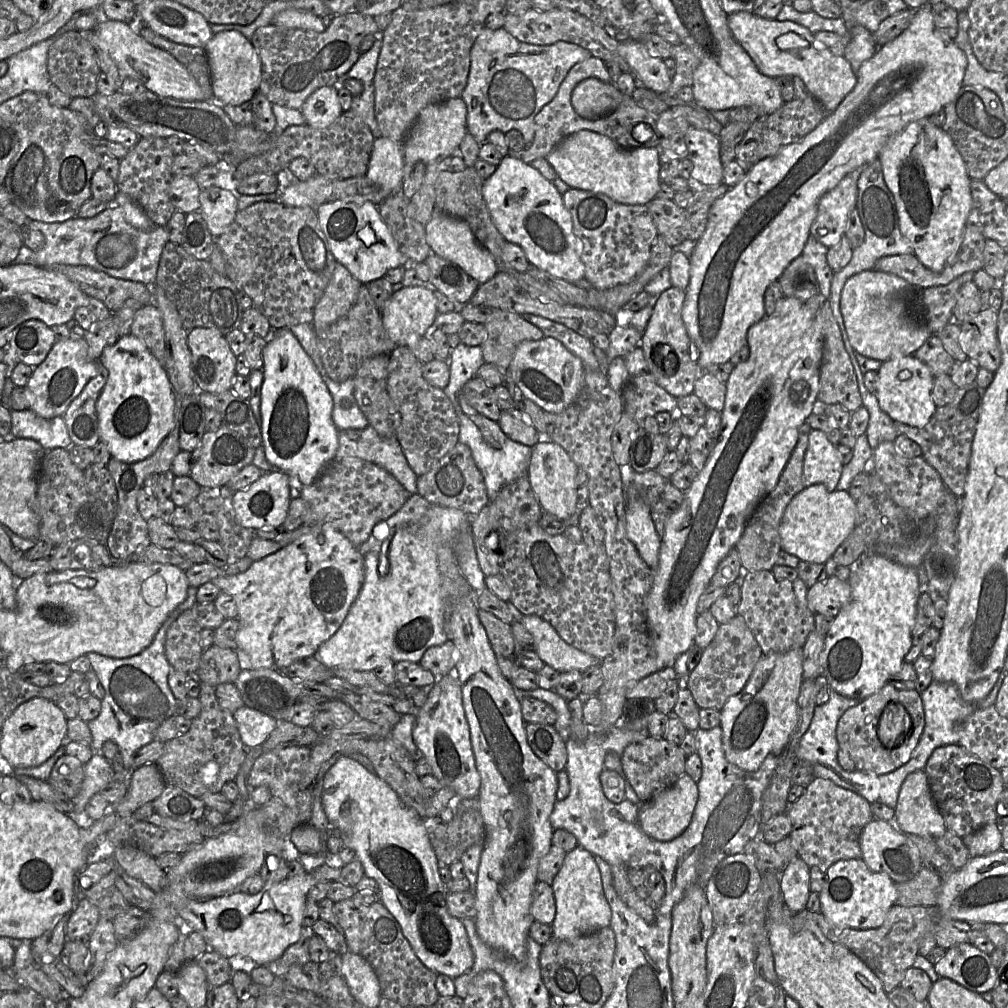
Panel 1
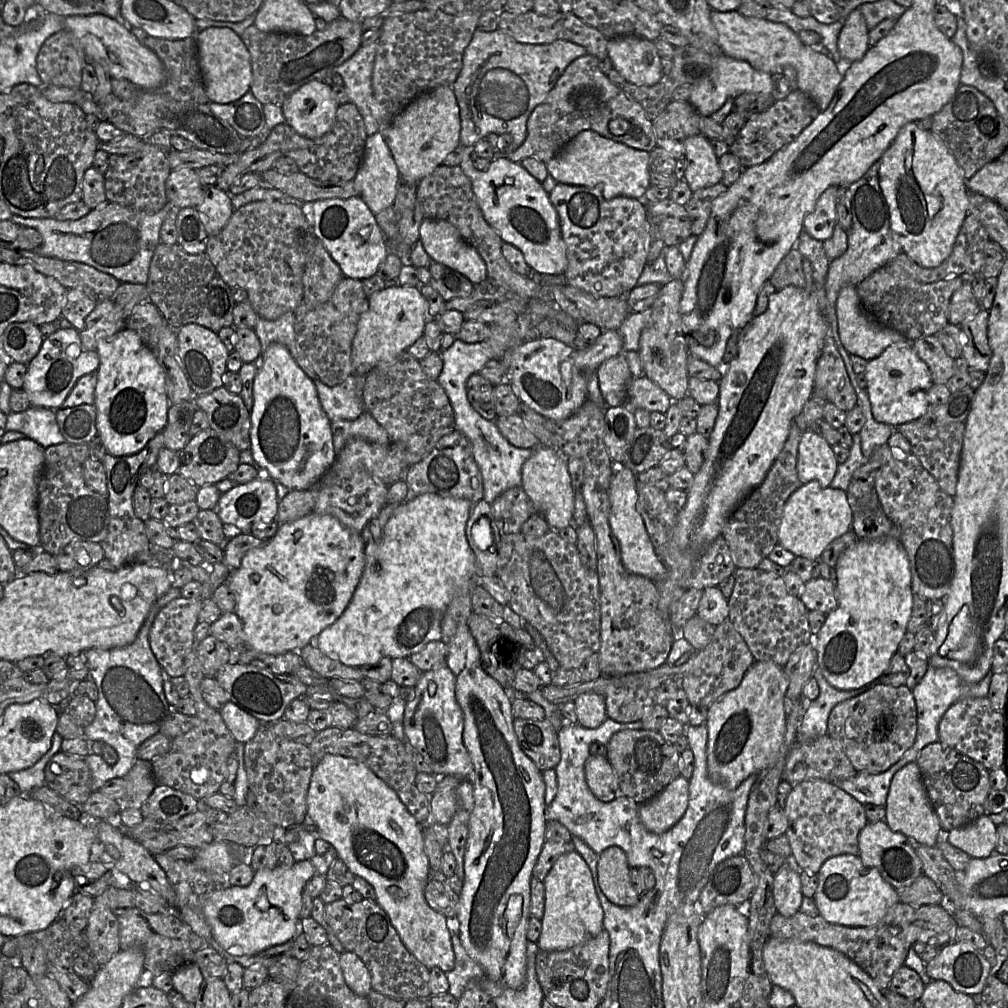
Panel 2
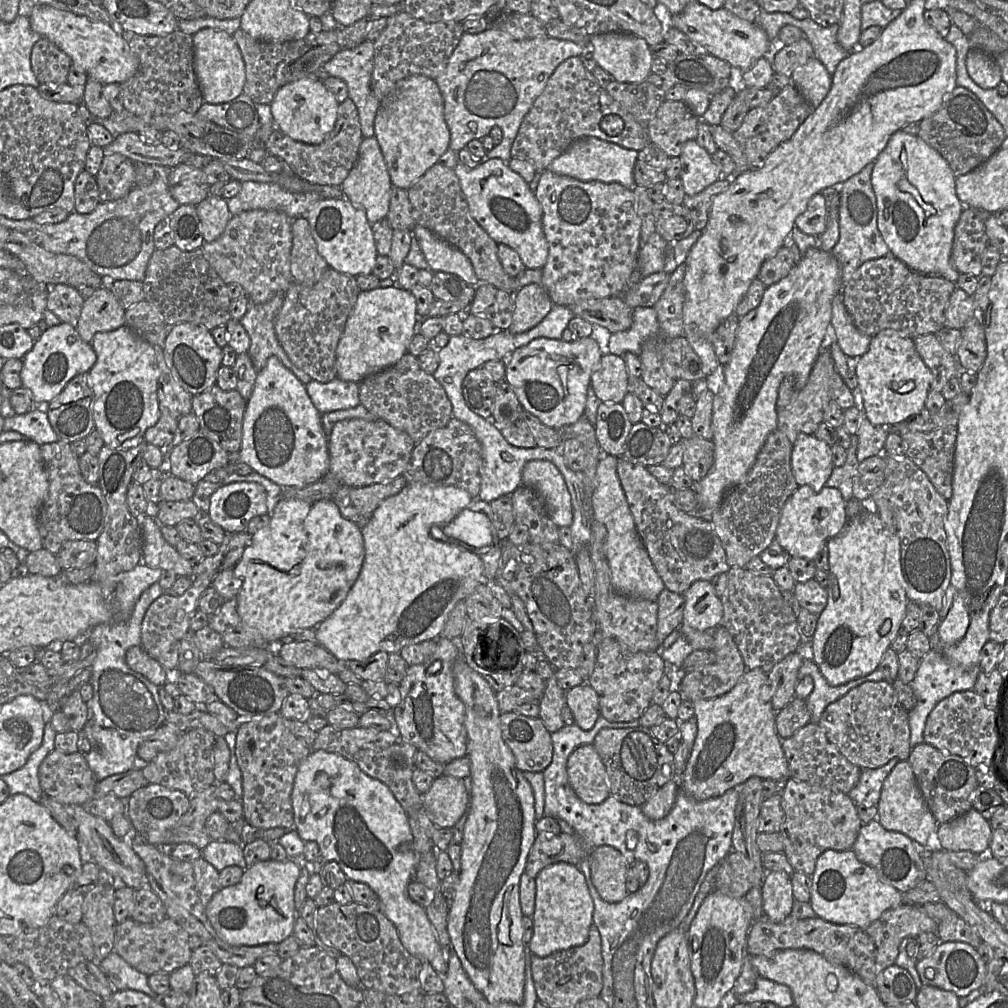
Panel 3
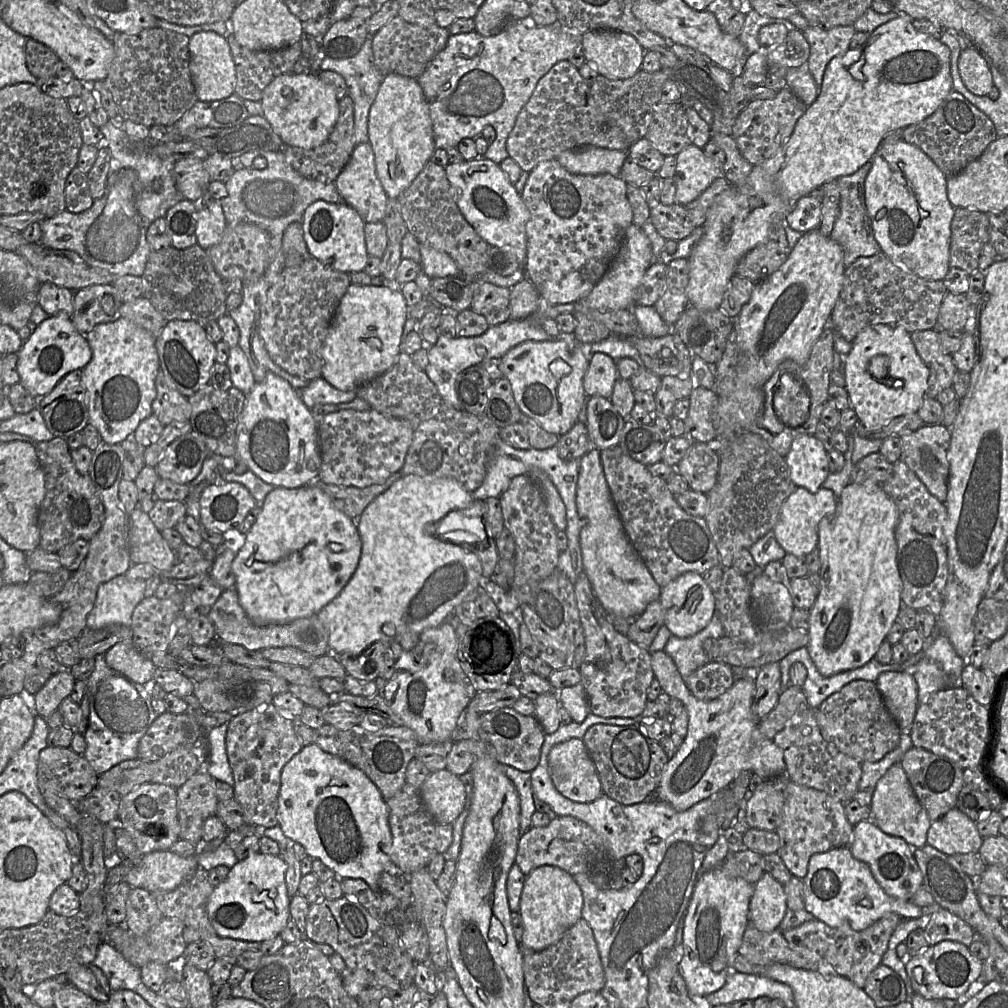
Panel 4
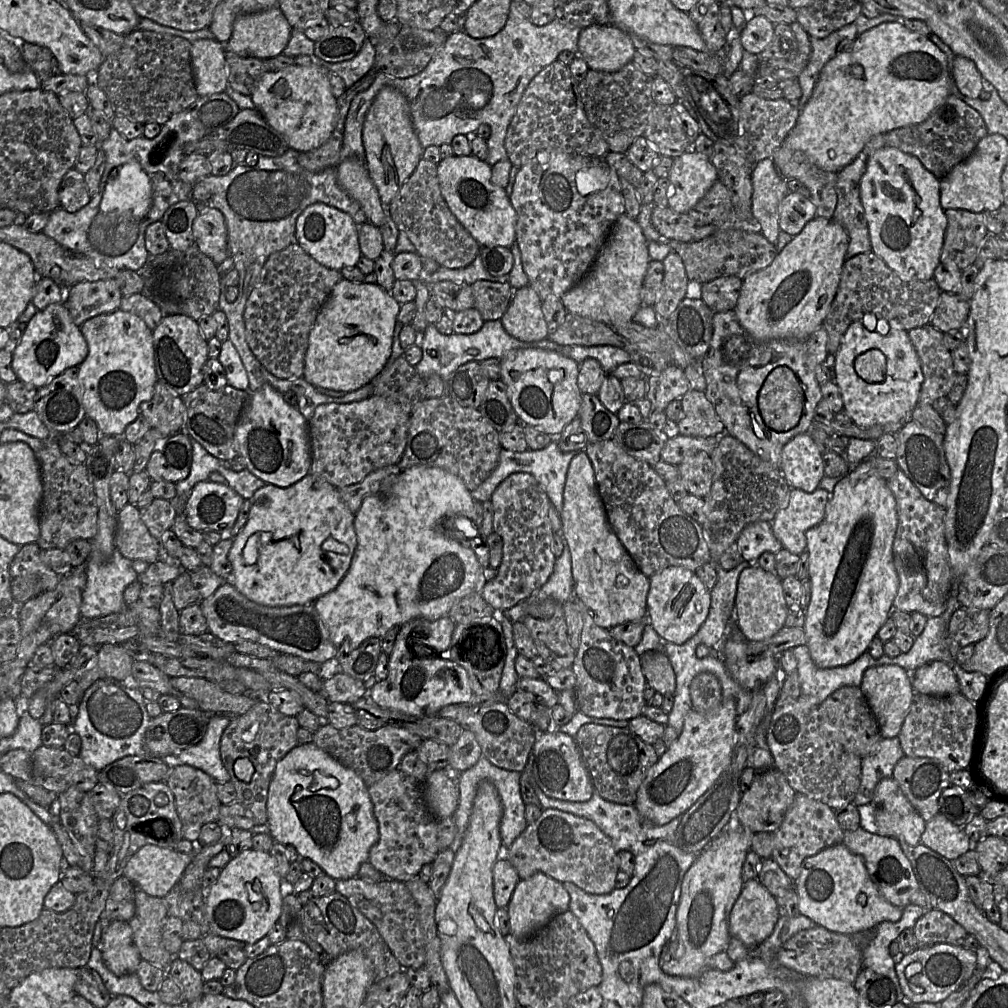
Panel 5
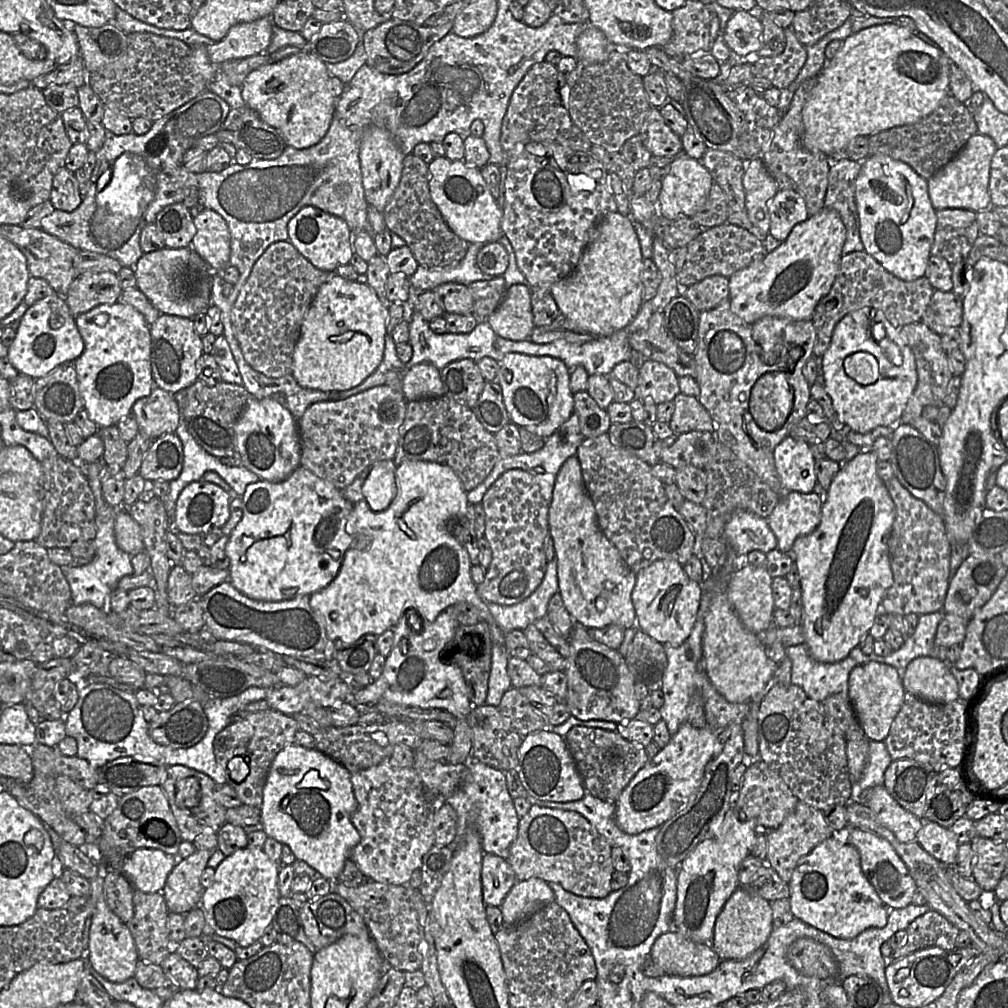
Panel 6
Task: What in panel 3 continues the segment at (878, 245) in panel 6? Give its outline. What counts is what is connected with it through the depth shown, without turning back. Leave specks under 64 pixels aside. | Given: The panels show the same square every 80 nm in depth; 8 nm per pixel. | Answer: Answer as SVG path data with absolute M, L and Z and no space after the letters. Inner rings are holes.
M903 130L894 133L874 161L871 184L877 201L877 226L890 254L923 275L938 275L955 282L959 273L952 260L955 226L964 206L955 191L955 180L947 161L917 135Z

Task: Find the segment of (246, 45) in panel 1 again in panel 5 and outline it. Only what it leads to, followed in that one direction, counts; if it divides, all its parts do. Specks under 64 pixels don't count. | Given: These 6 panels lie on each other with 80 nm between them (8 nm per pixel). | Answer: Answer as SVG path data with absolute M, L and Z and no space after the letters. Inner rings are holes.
M199 39L191 43L193 78L199 96L225 92L228 69L224 44L216 39Z

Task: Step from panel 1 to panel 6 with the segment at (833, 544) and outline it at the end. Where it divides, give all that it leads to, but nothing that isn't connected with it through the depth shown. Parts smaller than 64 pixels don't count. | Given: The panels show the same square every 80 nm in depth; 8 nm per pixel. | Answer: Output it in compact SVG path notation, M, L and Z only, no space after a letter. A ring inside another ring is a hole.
M785 492L766 518L777 538L777 549L790 552L795 541L813 532L821 521L824 495L817 492Z

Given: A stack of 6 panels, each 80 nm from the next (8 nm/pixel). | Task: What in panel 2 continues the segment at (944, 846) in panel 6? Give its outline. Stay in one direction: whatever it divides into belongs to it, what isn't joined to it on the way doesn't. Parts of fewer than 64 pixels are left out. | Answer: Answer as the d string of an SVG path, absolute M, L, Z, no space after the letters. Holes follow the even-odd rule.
M988 815L946 833L946 840L966 852L971 858L988 858L995 852L997 826Z

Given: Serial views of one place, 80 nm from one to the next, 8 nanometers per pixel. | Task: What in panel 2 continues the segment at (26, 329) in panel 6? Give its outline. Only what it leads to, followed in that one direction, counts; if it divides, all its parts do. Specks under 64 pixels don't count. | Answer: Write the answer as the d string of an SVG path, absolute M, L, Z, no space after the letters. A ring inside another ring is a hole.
M59 328L43 340L38 354L27 364L23 388L31 406L57 410L62 405L77 380L94 373L99 367L97 351L87 350L80 339L79 331Z

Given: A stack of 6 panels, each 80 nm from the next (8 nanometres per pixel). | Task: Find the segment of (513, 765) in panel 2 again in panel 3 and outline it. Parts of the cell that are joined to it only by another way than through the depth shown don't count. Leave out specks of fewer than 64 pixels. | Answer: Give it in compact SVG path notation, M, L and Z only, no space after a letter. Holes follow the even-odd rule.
M459 656L453 665L454 675L454 688L457 696L461 699L465 706L465 730L466 730L466 745L467 756L471 762L471 778L472 778L472 791L470 794L470 805L468 810L468 816L464 827L464 834L462 840L462 852L461 852L461 869L460 869L460 881L456 889L454 898L449 901L448 917L447 917L447 931L450 936L451 945L456 952L461 965L466 972L468 978L472 982L473 986L479 991L489 1003L499 1002L511 1002L517 1005L521 1005L524 1000L524 985L525 985L525 944L523 942L524 927L523 927L523 913L520 903L520 879L525 873L525 867L528 859L529 852L535 842L538 835L535 828L536 816L535 816L535 798L533 789L525 778L523 771L517 768L515 757L510 748L505 743L502 737L502 731L500 726L501 711L496 699L496 691L492 689L489 683L476 671L468 666L462 656ZM501 921L507 921L509 926L509 939L510 945L501 944L497 938L498 926Z

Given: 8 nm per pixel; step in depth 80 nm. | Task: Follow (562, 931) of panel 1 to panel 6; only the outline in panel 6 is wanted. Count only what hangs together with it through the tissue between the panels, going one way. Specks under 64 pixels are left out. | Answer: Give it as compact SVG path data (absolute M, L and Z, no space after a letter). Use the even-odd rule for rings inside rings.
M532 878L518 881L499 907L504 924L516 924L528 916L555 902L555 895L548 882Z

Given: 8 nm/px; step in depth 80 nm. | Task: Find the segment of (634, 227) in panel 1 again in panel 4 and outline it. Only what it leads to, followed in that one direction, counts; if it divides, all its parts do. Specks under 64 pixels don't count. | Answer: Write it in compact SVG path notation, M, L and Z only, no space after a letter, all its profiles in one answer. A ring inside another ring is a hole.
M557 159L541 161L528 173L527 181L520 193L521 199L529 212L529 220L526 224L527 254L524 272L525 279L530 280L534 284L542 300L551 305L578 303L589 295L595 285L606 273L610 262L616 255L623 241L626 229L633 223L633 212L627 198L626 186L627 183L620 177L610 174L578 175L570 173L560 165Z

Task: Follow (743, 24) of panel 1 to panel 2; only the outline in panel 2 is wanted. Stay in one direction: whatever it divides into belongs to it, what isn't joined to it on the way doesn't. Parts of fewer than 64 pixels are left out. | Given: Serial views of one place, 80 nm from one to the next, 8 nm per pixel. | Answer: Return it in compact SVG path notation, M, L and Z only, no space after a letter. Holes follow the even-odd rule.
M712 10L711 21L717 30L719 47L725 55L744 60L756 70L771 75L781 73L786 66L794 67L798 90L811 97L820 111L828 108L843 80L843 74L839 72L837 64L823 53L821 43L805 45L786 24L746 17L738 11Z

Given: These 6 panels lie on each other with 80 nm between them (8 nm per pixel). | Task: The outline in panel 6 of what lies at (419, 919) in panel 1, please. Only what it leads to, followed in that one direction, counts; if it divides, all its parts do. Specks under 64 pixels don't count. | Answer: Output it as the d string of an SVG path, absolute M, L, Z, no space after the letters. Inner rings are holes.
M292 744L274 758L263 788L261 824L263 831L282 844L287 844L296 859L303 860L330 881L337 881L349 859L352 849L359 843L360 834L352 823L352 815L358 808L351 782L352 773L339 762L318 749L307 749Z

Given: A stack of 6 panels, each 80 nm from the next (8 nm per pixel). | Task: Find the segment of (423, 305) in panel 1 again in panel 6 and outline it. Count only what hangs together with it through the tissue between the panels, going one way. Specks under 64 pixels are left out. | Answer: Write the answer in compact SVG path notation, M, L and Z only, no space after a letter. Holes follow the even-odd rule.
M334 273L319 288L303 320L290 375L301 387L323 392L341 392L358 386L383 359L388 321L387 302L381 301L365 281L345 280Z

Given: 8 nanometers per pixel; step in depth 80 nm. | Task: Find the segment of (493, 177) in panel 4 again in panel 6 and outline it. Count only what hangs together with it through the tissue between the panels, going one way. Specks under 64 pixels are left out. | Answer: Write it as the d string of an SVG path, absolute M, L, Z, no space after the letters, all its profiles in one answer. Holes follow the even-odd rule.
M442 156L435 157L429 163L429 172L431 198L449 228L469 243L498 242L503 235L501 231L503 211L489 191L480 169L467 166L463 160L451 160Z

